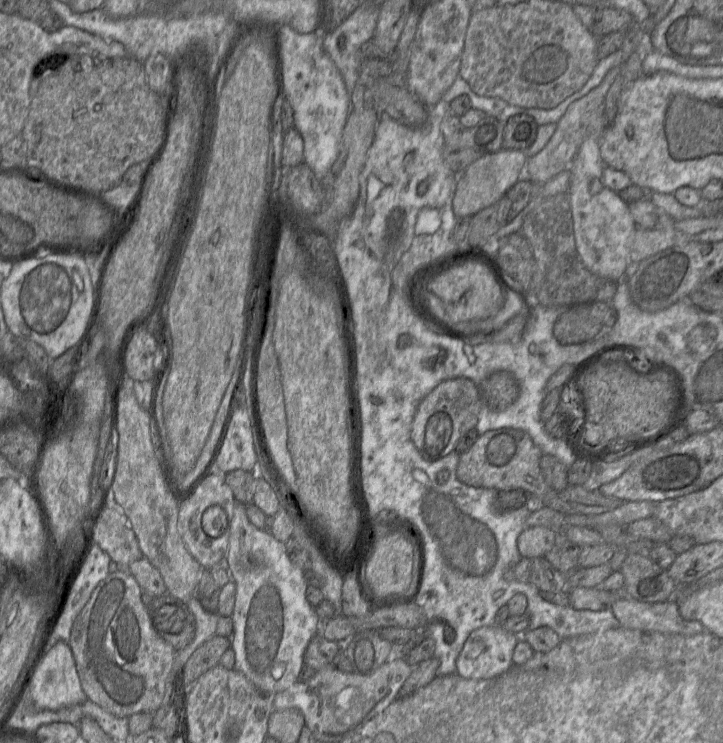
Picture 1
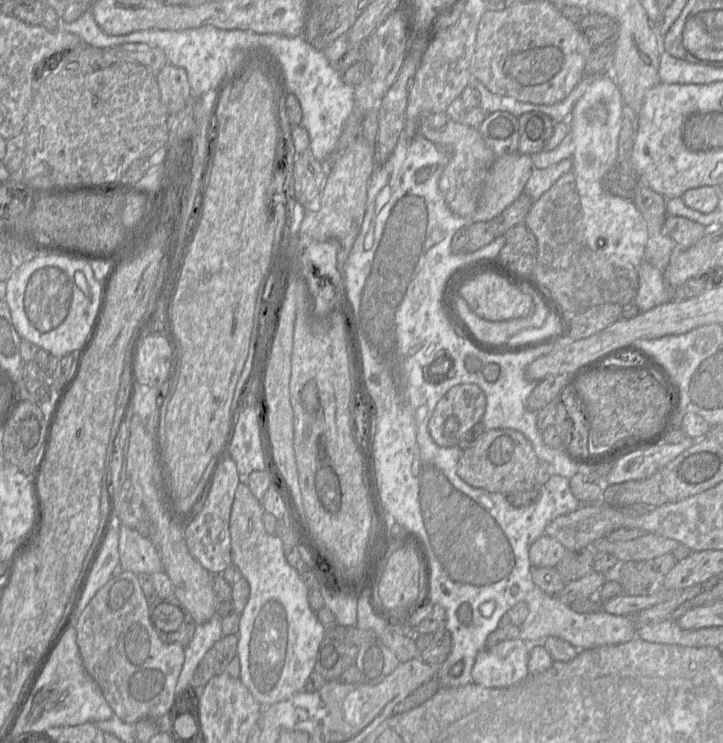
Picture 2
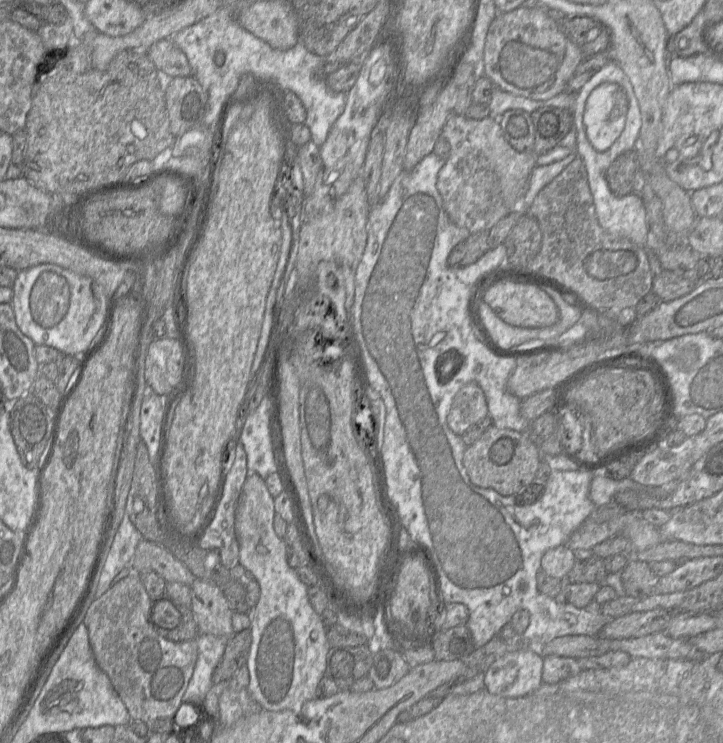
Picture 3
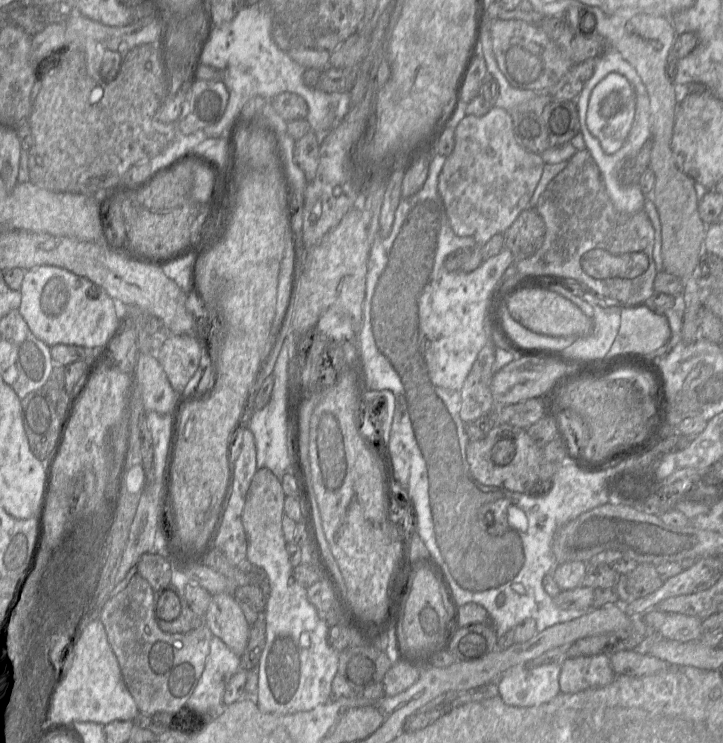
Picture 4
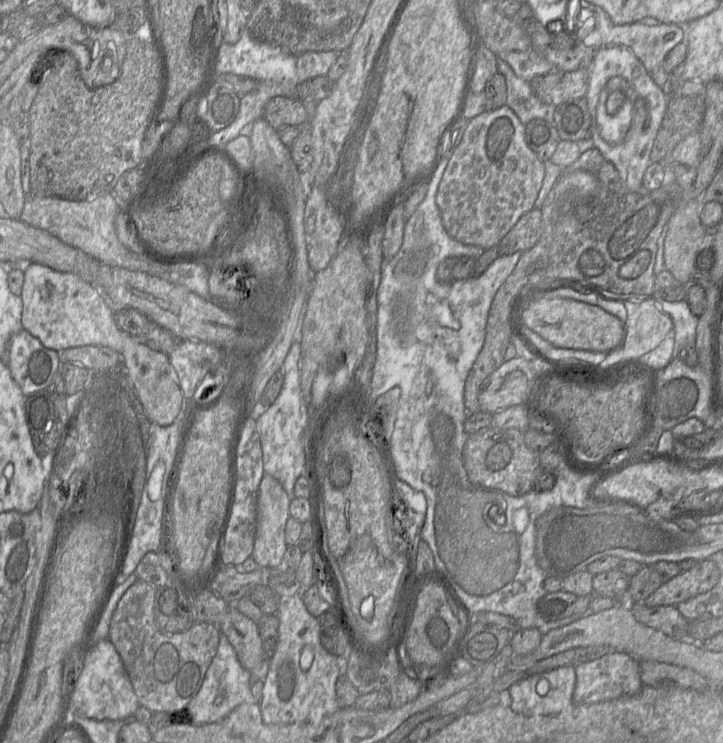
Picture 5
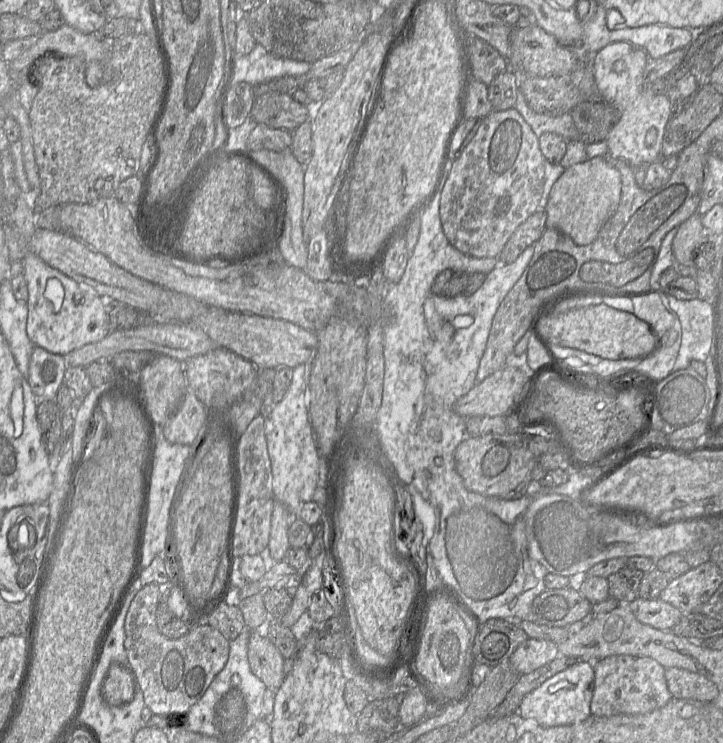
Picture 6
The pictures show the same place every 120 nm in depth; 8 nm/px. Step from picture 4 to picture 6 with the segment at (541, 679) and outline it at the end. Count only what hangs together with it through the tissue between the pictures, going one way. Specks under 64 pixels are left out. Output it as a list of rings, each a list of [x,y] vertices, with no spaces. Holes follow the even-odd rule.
[[[578,661],[547,679],[522,699],[515,714],[523,719],[535,720],[543,727],[571,725],[586,720],[591,716],[593,663],[593,661]]]

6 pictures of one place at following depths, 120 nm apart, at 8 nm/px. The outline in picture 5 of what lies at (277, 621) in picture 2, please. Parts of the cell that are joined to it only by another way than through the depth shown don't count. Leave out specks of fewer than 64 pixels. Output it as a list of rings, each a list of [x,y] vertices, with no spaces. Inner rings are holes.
[[[264,474],[258,492],[256,506],[256,534],[252,558],[259,567],[276,568],[283,565],[283,558],[287,549],[285,529],[290,517],[289,506],[291,498],[282,484],[273,476]],[[301,594],[281,595],[276,615],[279,619],[278,642],[269,659],[262,697],[258,703],[263,721],[268,725],[319,724],[325,717],[341,709],[336,698],[336,681],[340,676],[338,657],[322,645],[320,620],[308,612]]]

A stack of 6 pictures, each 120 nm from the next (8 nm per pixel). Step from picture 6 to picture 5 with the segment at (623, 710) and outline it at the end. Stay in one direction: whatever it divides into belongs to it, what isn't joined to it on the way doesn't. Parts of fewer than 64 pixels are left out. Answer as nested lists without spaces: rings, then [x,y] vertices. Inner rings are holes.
[[[611,652],[596,660],[575,666],[576,683],[573,701],[576,704],[594,704],[633,696],[644,686],[640,662],[625,652]]]

